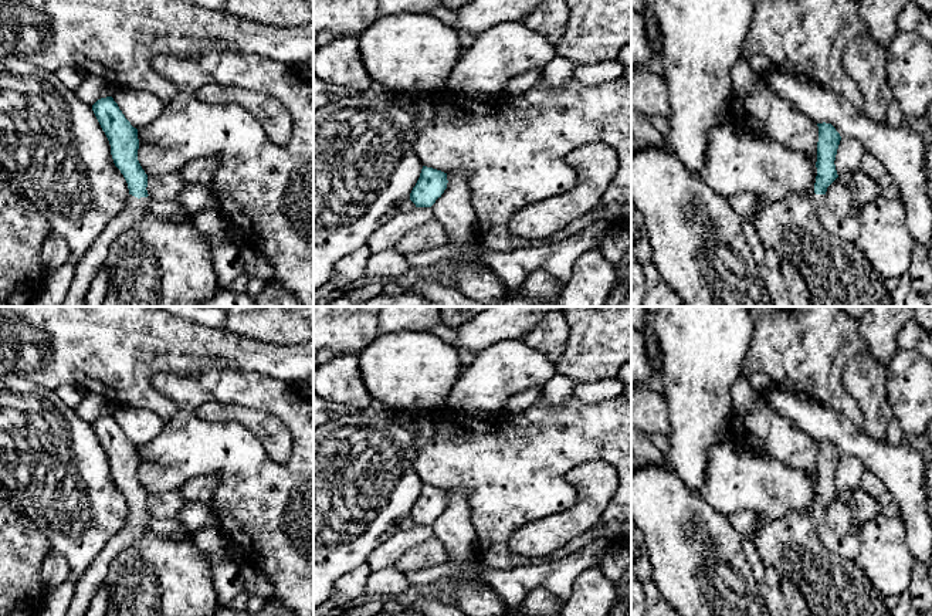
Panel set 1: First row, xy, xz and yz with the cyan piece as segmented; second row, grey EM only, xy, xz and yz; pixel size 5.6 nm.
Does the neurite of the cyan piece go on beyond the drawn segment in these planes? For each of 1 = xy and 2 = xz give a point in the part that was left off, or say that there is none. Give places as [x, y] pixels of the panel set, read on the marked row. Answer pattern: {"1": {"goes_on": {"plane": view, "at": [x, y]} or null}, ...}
{"1": {"goes_on": {"plane": "xy", "at": [94, 259]}}, "2": {"goes_on": null}}

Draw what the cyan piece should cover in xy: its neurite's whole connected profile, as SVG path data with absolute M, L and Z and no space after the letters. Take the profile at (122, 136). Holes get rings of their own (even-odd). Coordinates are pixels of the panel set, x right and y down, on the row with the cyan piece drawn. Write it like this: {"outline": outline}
{"outline": "M112 97L98 99L92 111L109 141L113 163L123 175L131 196L128 206L116 213L78 261L75 277L61 307L85 307L84 298L98 270L105 265L111 244L139 223L150 199L146 190L148 175L138 160L138 129L125 118Z"}

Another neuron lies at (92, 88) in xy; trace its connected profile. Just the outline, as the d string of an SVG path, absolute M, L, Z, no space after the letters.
M85 74L82 84L74 89L74 94L85 104L94 105L98 99L111 97L115 87L108 84L105 79Z

